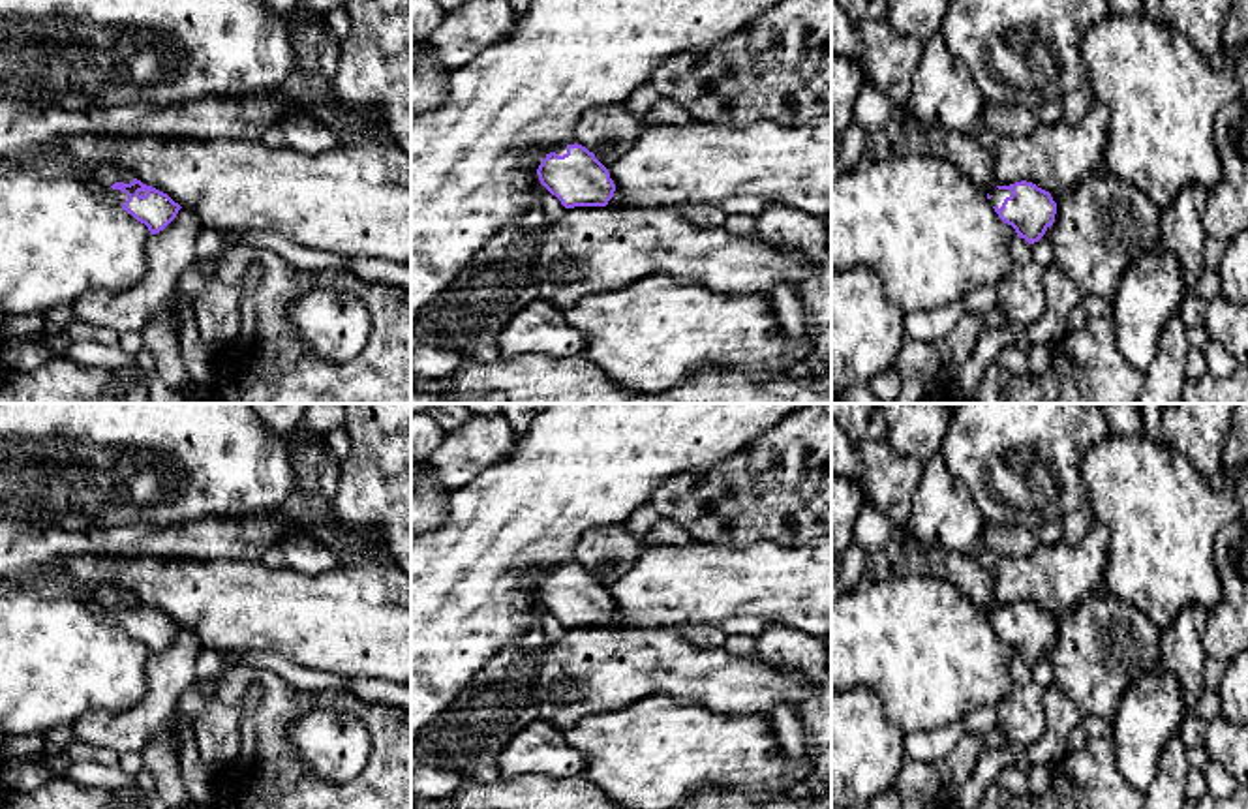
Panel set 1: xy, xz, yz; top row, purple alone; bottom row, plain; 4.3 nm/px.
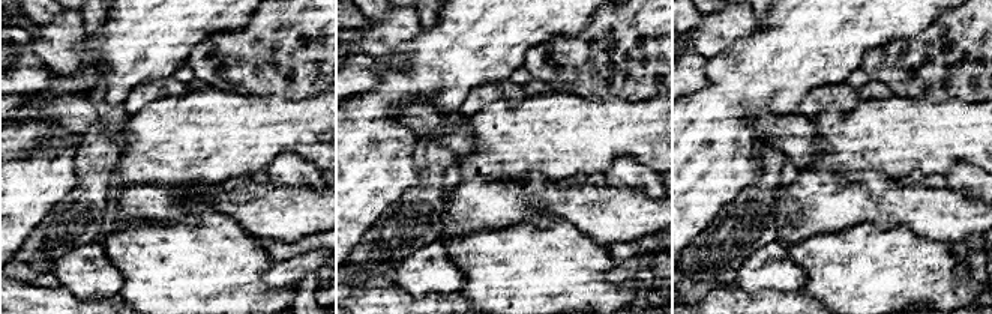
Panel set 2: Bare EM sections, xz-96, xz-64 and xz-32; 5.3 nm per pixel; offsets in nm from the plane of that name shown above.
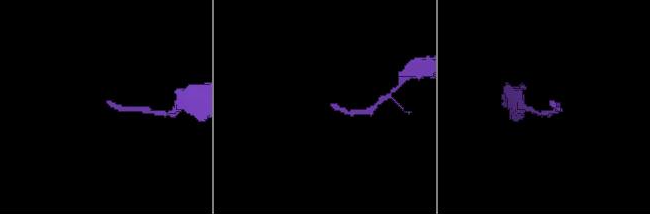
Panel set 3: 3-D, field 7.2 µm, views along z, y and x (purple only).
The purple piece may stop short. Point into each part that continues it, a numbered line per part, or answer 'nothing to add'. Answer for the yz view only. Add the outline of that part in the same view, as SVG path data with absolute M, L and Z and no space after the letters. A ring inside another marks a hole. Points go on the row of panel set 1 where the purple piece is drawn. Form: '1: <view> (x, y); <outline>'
1: yz (997, 196); M995 188L995 190L989 191L989 195L991 195L989 203L993 206L998 206L1000 208L1002 203L1004 203L1004 199L1010 197L1012 191L1010 190L998 190L998 188Z

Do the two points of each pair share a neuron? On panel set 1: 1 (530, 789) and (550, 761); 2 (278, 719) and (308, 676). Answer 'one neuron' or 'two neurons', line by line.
1: two neurons
2: two neurons

